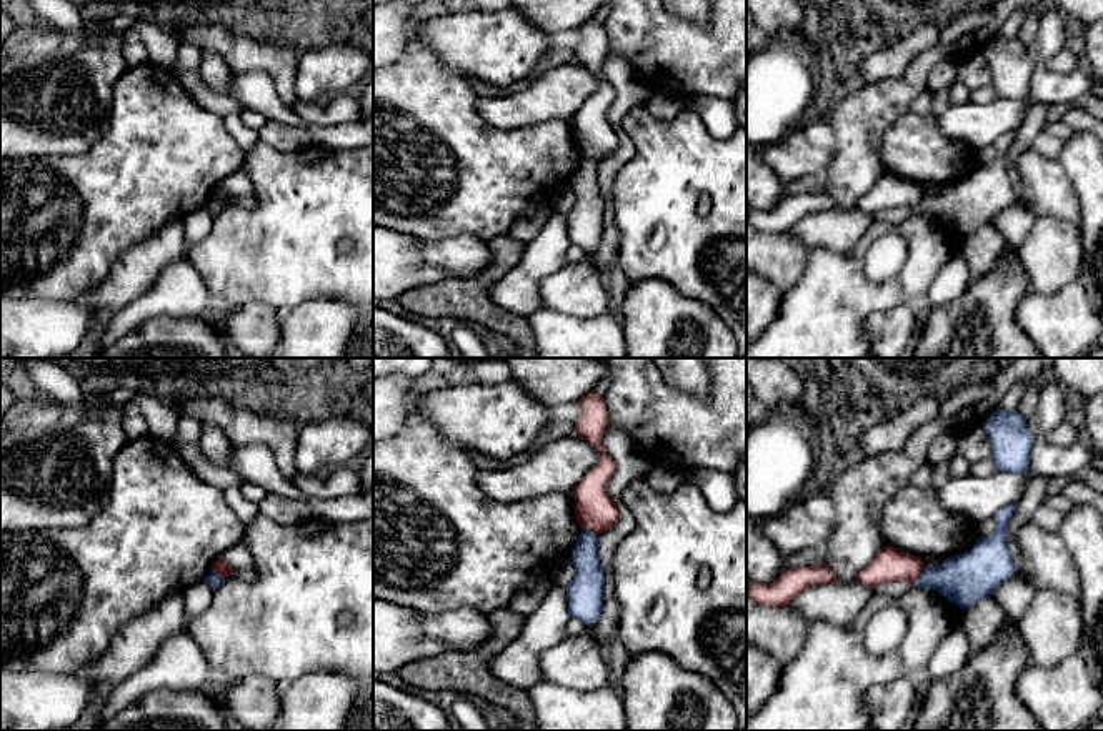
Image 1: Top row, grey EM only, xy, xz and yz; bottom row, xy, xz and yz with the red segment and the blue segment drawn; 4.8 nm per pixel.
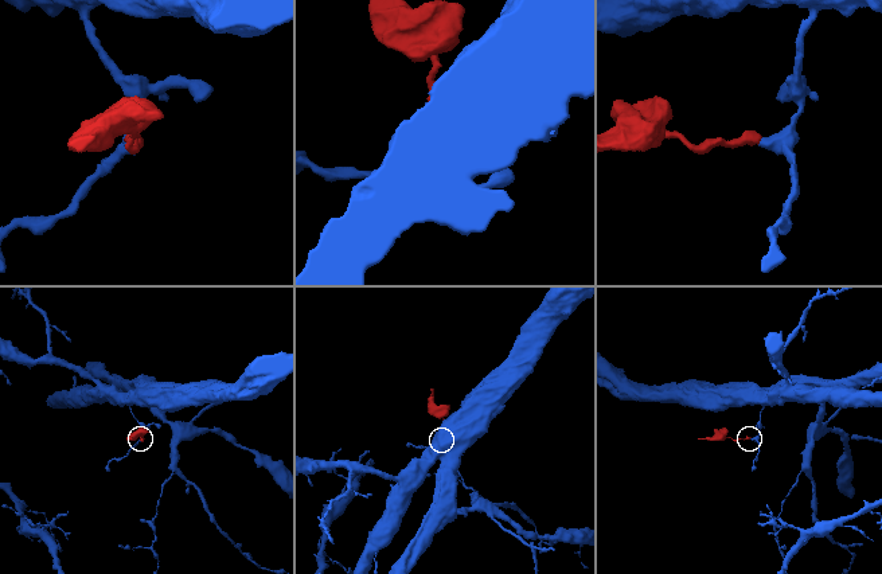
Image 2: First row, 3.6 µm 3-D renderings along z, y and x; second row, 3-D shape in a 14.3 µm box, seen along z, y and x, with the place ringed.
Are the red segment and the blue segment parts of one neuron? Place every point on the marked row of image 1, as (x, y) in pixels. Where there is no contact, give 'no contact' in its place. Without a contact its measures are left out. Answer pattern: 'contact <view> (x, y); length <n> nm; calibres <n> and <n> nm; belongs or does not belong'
contact xz (590, 530); length 90 nm; calibres 190 and 150 nm; does not belong

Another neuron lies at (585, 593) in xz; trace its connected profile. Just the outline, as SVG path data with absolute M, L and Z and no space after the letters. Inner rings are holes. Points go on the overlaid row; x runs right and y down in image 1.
M581 530L573 548L575 578L566 586L568 611L591 626L603 608L605 574L598 556L598 535Z

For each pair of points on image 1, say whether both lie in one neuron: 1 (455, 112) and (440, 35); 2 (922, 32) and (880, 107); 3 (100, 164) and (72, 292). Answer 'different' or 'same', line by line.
1: different
2: different
3: same

